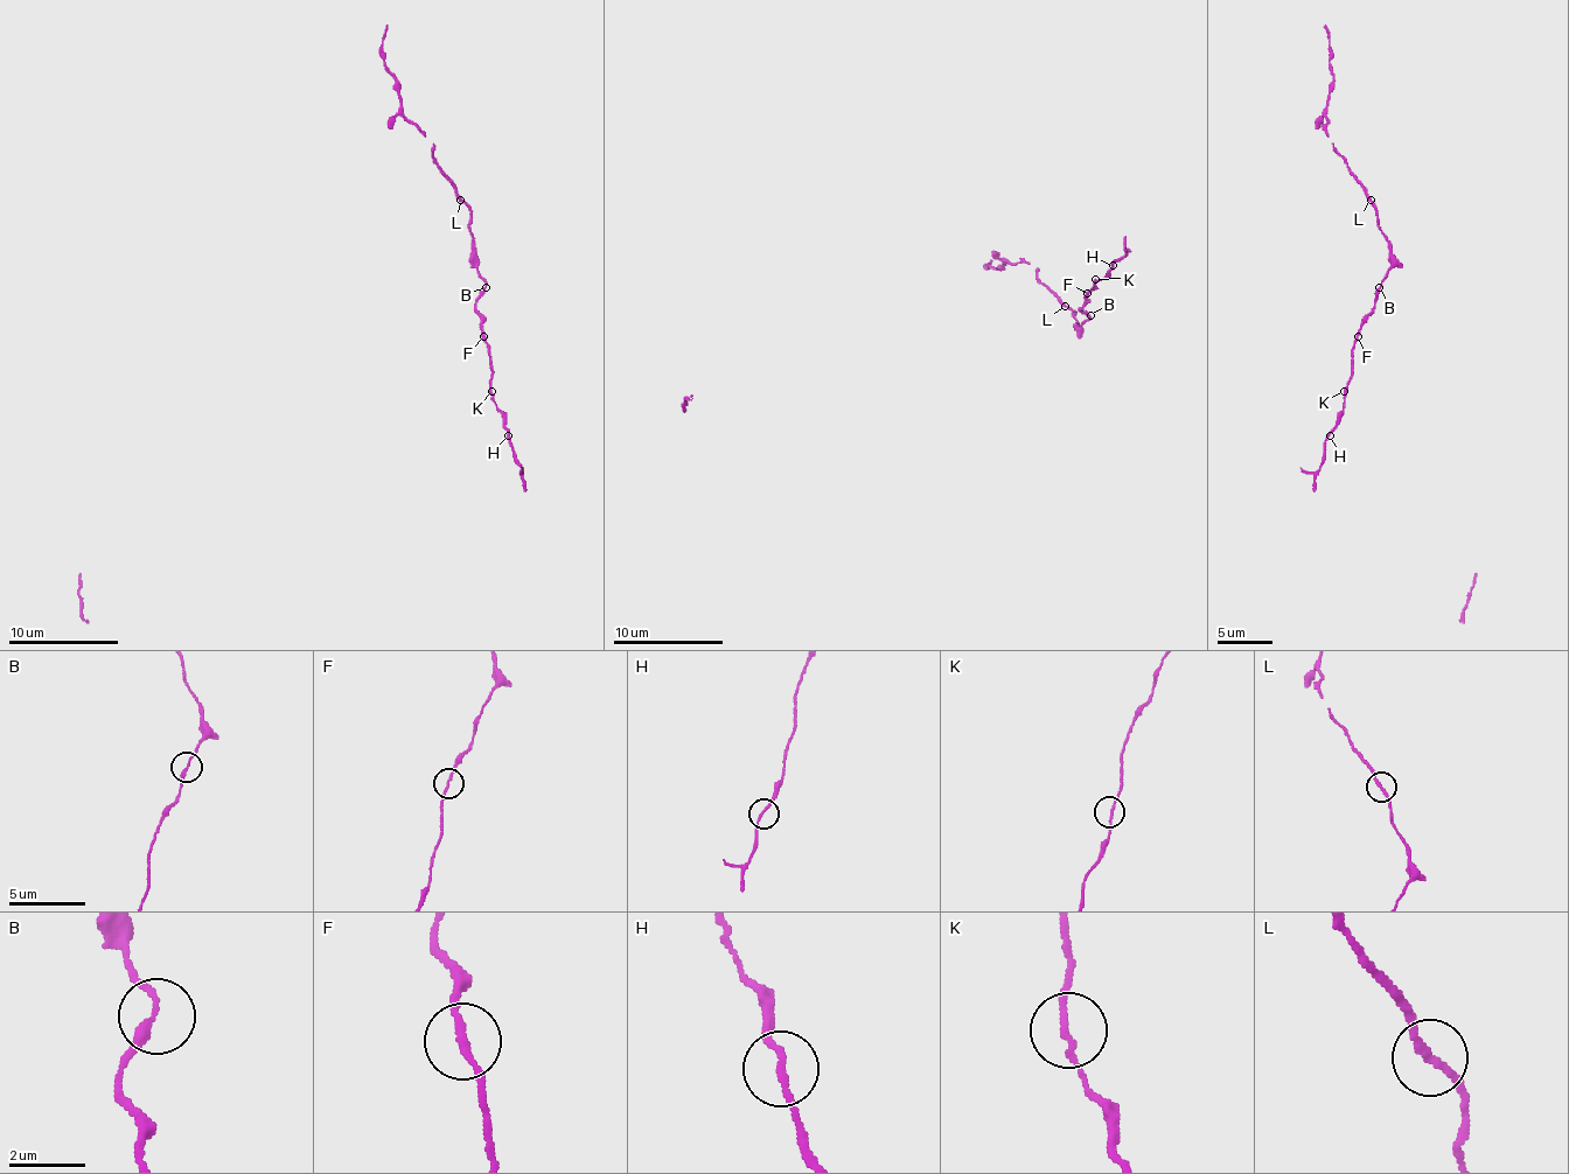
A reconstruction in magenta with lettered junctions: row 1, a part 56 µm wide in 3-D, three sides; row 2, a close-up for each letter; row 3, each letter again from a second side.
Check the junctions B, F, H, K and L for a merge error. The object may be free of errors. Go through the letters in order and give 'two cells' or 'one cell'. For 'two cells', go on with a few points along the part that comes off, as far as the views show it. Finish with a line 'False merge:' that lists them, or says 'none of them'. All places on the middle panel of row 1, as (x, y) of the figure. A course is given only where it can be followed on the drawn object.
B: one cell
F: one cell
H: one cell
K: one cell
L: one cell
False merge: none of them

